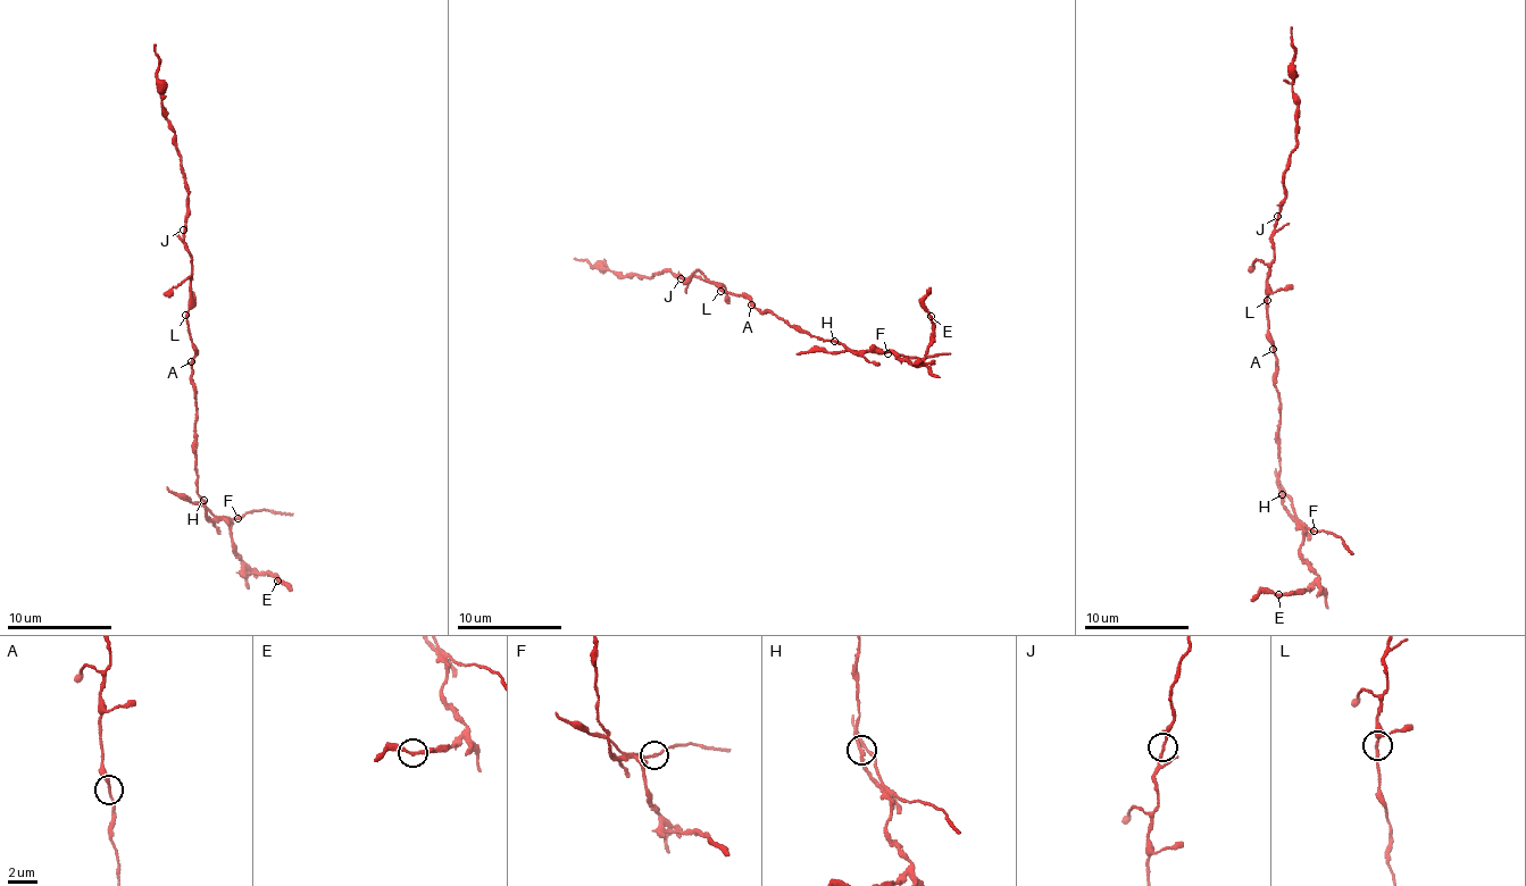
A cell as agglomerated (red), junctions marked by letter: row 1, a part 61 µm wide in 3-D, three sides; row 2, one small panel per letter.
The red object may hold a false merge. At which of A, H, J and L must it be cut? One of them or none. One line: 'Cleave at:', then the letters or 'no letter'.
Cleave at: H

